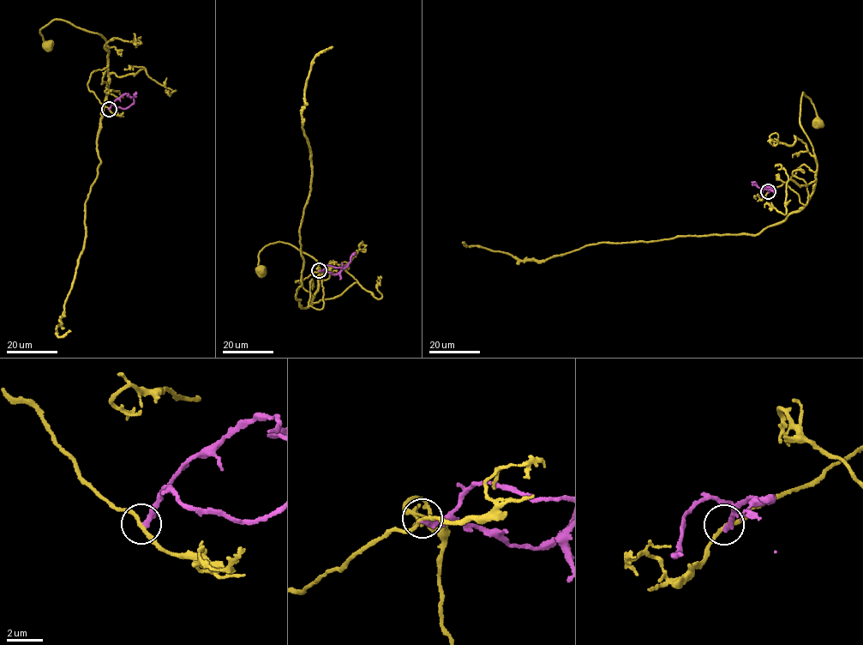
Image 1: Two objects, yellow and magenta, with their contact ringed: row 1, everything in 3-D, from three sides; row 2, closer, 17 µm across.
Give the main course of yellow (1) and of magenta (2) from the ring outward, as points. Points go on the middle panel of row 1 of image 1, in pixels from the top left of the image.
1: (319, 270), (295, 281), (313, 298), (320, 274), (315, 260), (278, 242), (260, 251), (260, 270)
2: (319, 270), (327, 265), (343, 268), (348, 264), (340, 272), (339, 280)

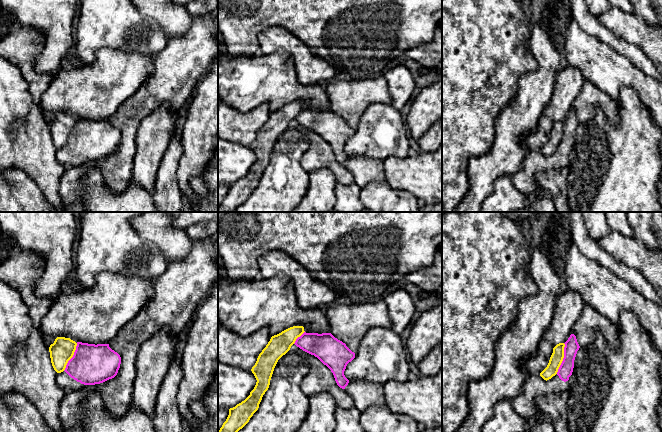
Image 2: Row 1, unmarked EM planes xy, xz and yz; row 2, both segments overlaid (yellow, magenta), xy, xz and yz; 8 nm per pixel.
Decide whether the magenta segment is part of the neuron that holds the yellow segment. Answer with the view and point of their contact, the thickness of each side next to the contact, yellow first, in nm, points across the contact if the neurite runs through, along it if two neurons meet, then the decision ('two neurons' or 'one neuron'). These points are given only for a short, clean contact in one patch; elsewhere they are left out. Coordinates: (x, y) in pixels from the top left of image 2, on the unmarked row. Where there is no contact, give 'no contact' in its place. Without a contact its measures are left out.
meets yellow in yz at (563, 133); 100 nm thick on the yellow side, 120 nm on the other; border along yz (564, 119), (564, 133), (556, 149); two neurons

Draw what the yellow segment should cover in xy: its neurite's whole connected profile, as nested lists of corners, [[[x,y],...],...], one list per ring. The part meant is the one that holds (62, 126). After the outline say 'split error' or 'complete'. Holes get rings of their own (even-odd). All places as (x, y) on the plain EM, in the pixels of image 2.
[[[57,113],[49,123],[51,139],[57,149],[65,146],[68,137],[73,133],[77,119],[70,114]]] | complete

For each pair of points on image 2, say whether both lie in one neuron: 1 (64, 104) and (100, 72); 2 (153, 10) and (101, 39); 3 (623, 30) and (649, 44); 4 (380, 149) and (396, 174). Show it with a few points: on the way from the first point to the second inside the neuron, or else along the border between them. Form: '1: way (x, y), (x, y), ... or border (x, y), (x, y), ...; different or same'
1: way (73, 95), (76, 92), (80, 92), (91, 81); same
2: border (137, 10), (143, 16), (153, 18), (163, 29); different
3: way (629, 30), (636, 31), (643, 38); same
4: border (408, 156), (387, 157), (383, 161); different

